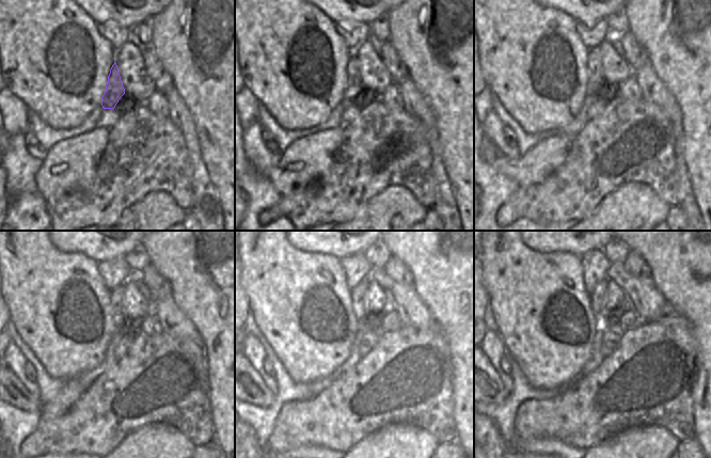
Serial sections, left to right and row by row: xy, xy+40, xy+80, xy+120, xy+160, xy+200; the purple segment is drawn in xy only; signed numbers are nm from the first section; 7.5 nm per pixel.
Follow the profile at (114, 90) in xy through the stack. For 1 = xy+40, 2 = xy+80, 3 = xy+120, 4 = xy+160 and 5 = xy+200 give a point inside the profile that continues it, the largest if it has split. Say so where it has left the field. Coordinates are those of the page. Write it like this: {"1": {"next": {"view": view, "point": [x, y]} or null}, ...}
{"1": {"next": {"view": "xy+40", "point": [353, 87]}}, "2": {"next": {"view": "xy+80", "point": [594, 62]}}, "3": {"next": {"view": "xy+120", "point": [116, 294]}}, "4": {"next": {"view": "xy+160", "point": [359, 294]}}, "5": {"next": {"view": "xy+200", "point": [598, 296]}}}

